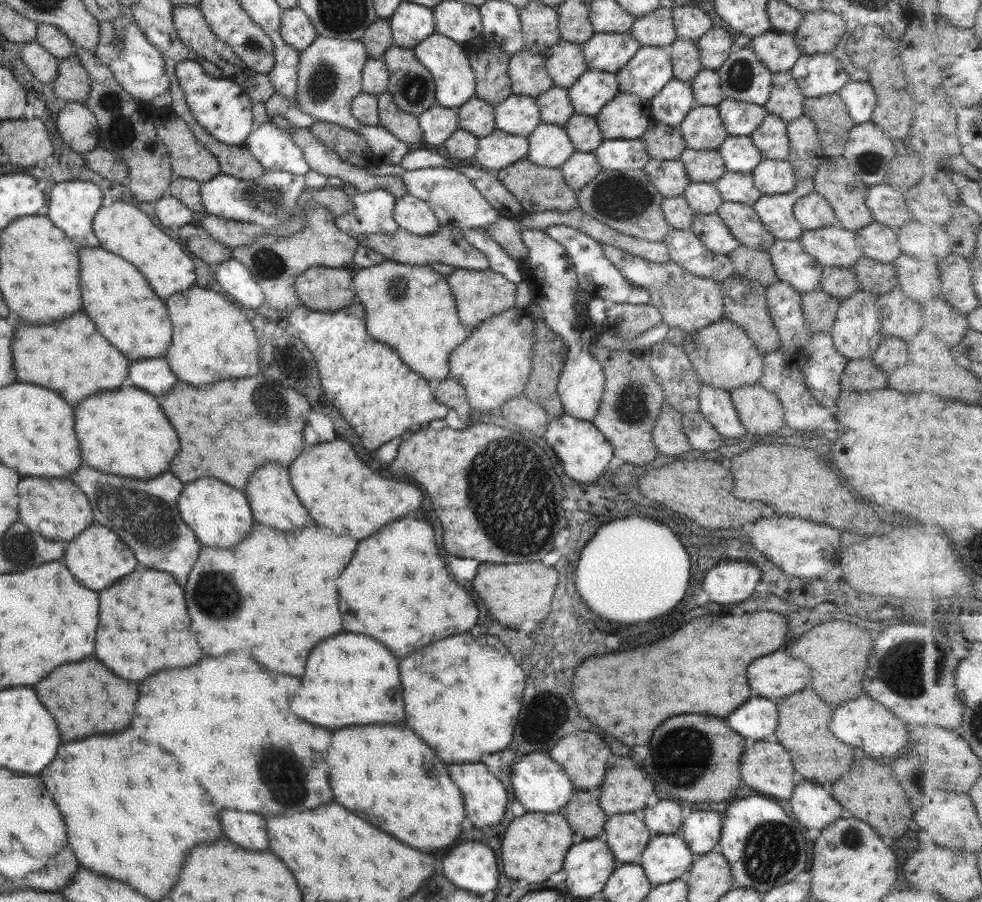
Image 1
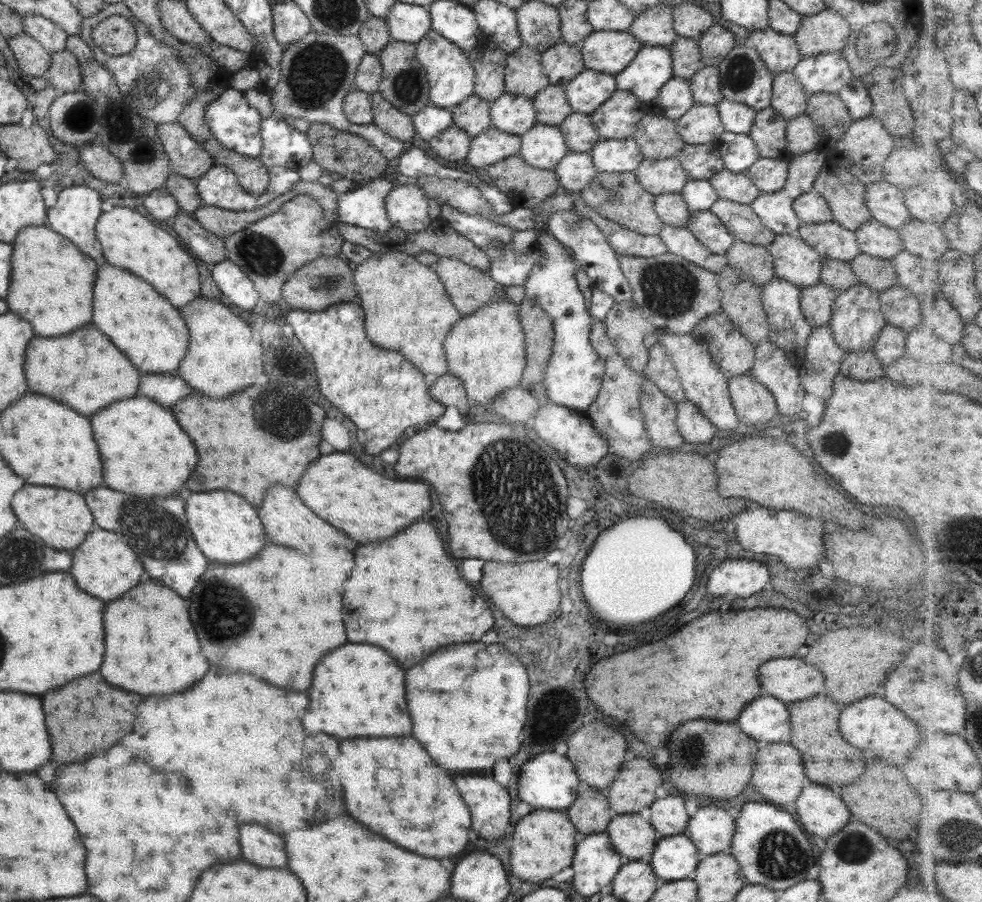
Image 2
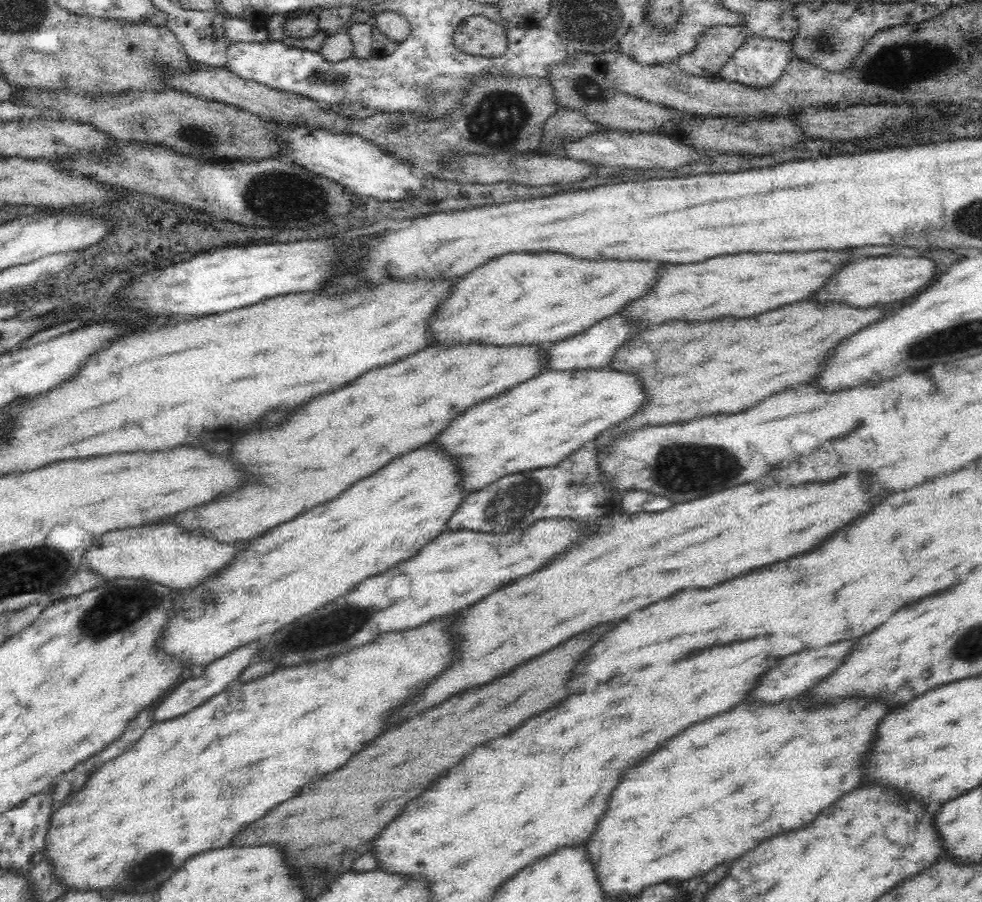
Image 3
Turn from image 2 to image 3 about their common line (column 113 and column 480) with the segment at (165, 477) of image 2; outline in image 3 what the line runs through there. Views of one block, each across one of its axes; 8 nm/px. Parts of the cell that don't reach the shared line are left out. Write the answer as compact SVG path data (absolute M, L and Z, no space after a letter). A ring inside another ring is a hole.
M542 370L535 377L511 387L496 397L469 406L452 419L430 442L453 462L464 494L486 488L488 484L528 470L552 468L572 454L578 446L594 440L604 428L632 416L642 404L644 394L634 376L608 370Z

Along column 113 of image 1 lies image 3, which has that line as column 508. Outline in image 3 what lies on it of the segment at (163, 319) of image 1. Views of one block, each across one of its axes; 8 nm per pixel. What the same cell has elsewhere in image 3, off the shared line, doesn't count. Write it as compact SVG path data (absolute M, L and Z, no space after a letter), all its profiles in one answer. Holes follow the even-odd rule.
M508 254L496 258L476 270L466 278L460 278L450 289L448 298L439 304L428 318L430 346L536 346L544 342L558 342L584 332L595 322L617 314L626 302L646 294L646 290L656 280L656 270L660 264L654 262L582 262L560 254Z

